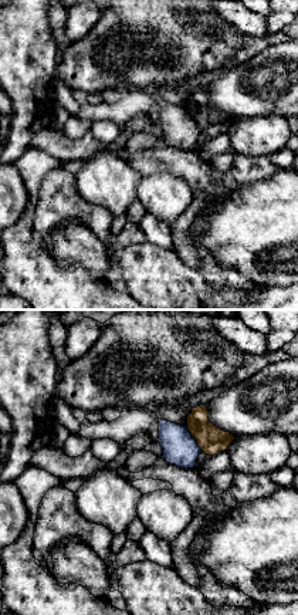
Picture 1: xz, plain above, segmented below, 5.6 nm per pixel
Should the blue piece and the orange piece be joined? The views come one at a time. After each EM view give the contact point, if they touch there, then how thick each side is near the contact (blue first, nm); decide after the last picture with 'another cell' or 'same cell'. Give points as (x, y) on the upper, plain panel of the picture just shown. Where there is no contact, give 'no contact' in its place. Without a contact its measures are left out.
(195, 121) | 190/160 nm

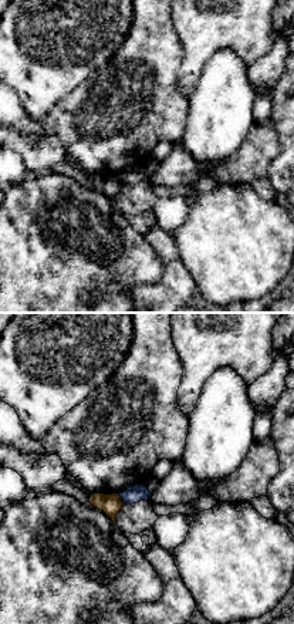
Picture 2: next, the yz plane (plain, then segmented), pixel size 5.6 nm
(121, 181) | 100/120 nm

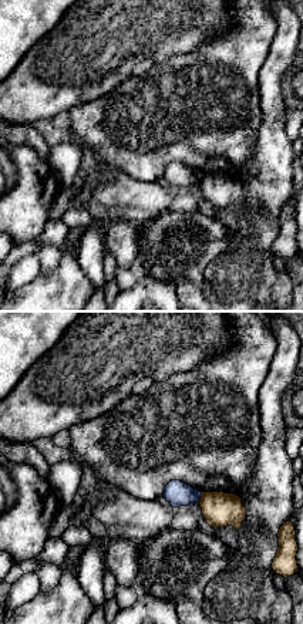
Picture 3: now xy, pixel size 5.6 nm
(199, 179) | 140/200 nm

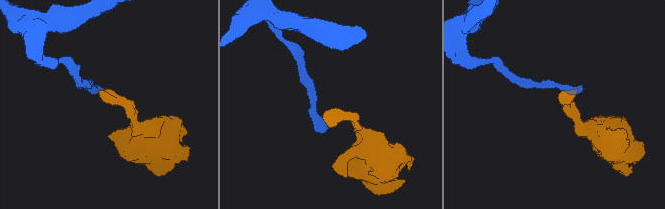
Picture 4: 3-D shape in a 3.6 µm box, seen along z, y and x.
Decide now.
another cell

